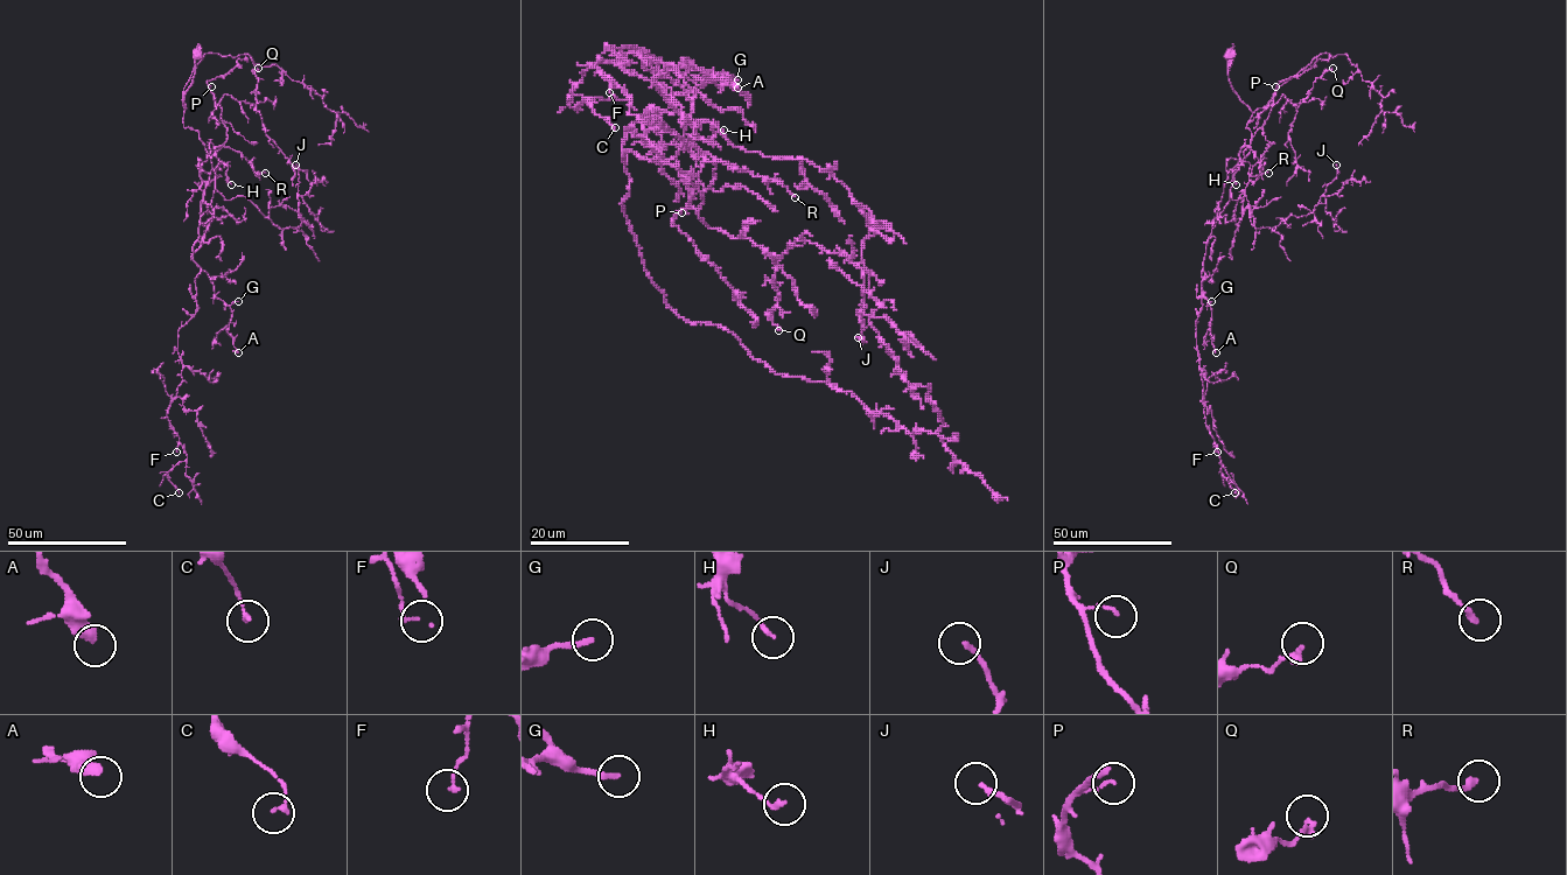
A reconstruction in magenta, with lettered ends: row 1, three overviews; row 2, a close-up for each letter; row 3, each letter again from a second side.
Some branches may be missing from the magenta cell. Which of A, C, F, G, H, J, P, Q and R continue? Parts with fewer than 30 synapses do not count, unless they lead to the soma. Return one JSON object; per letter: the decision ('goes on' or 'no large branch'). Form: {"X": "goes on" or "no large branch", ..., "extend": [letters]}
{"A": "goes on", "C": "no large branch", "F": "no large branch", "G": "goes on", "H": "no large branch", "J": "goes on", "P": "no large branch", "Q": "no large branch", "R": "no large branch", "extend": ["A", "G", "J"]}

